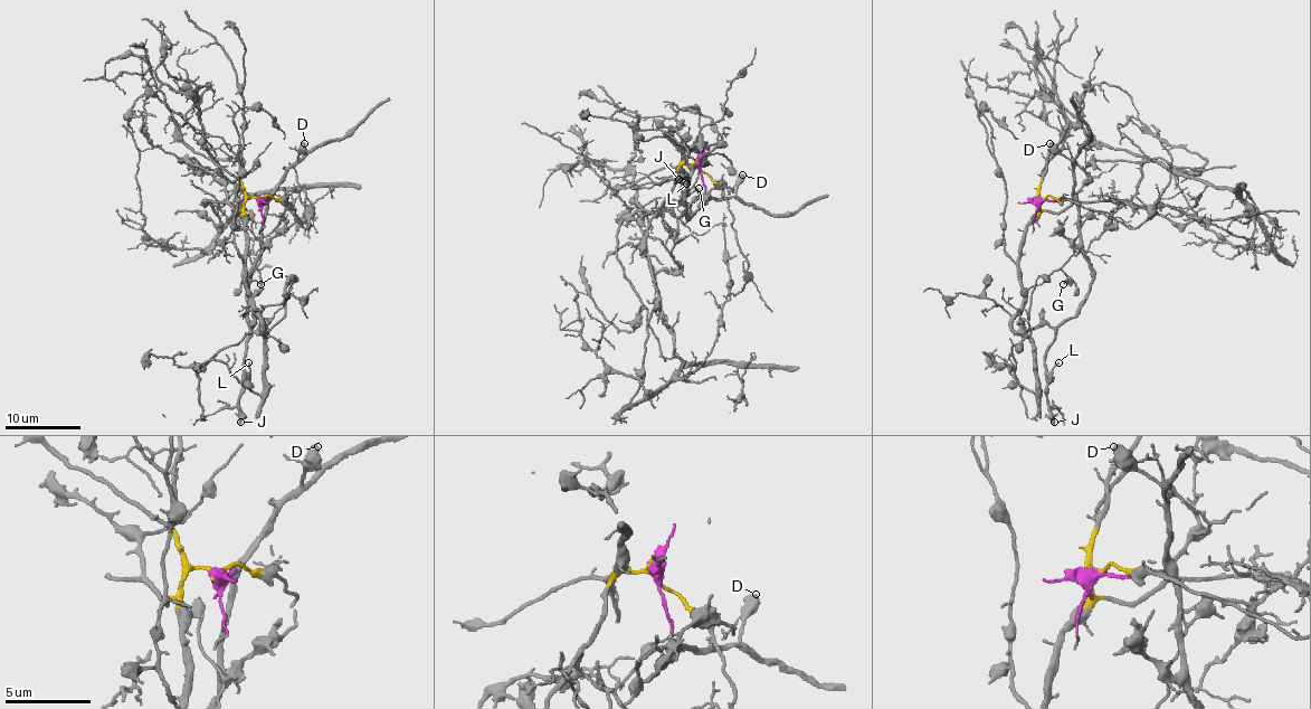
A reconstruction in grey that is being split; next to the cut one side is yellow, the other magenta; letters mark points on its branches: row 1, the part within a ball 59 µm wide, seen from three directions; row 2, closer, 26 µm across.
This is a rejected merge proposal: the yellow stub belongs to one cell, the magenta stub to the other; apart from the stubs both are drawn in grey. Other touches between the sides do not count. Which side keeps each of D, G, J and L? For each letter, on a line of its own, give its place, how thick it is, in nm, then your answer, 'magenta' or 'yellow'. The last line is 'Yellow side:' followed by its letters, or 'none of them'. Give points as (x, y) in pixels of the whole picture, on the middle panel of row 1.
D: place (742, 175); calibre 500 nm; magenta
G: place (699, 188); calibre 110 nm; yellow
J: place (678, 179); calibre 280 nm; magenta
L: place (686, 183); calibre 120 nm; magenta
Yellow side: G

